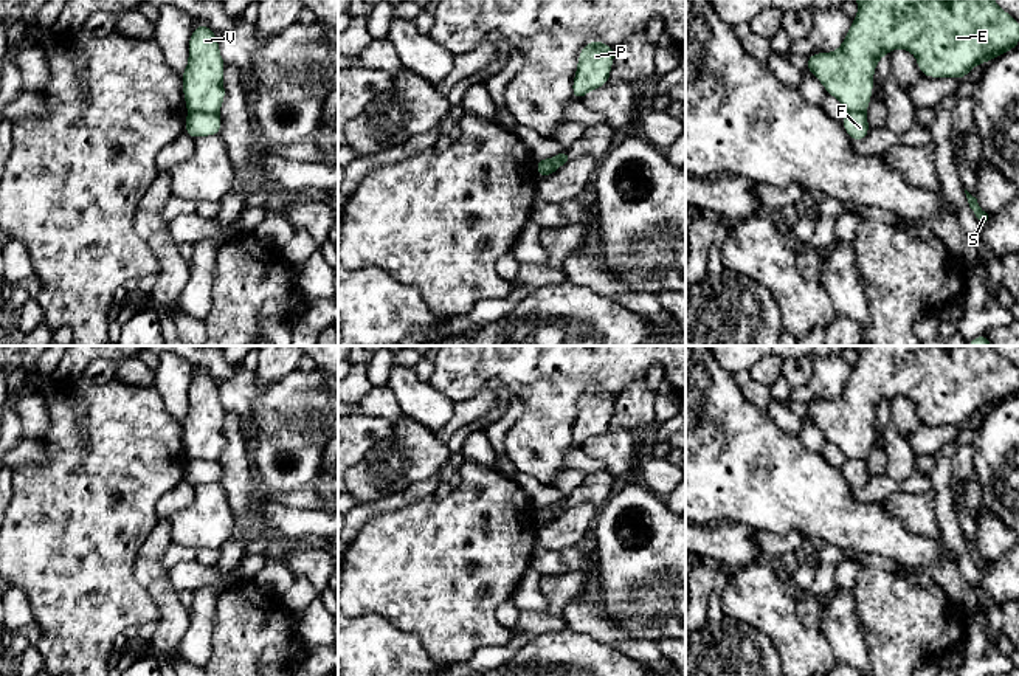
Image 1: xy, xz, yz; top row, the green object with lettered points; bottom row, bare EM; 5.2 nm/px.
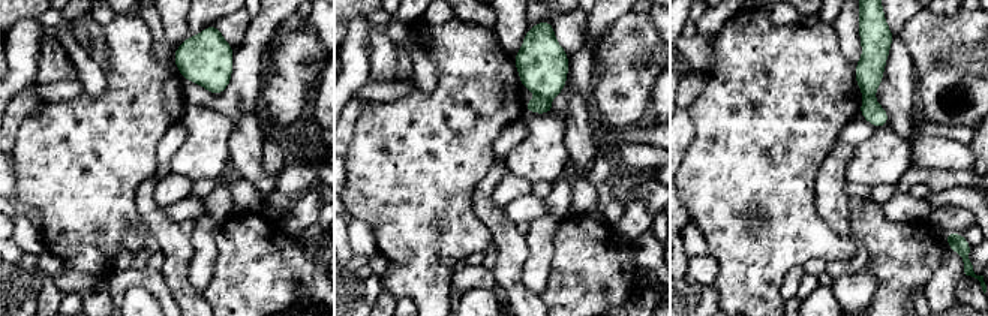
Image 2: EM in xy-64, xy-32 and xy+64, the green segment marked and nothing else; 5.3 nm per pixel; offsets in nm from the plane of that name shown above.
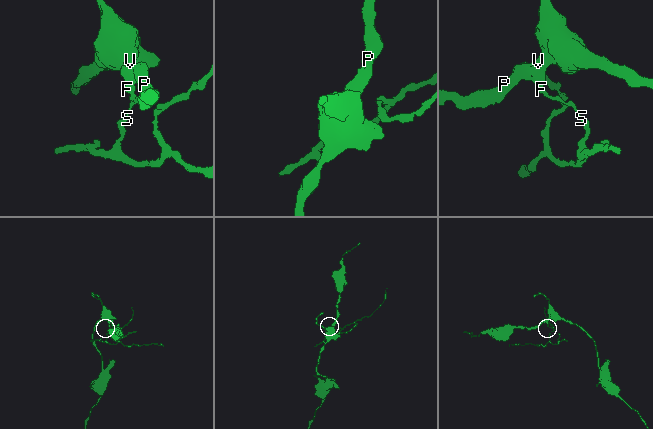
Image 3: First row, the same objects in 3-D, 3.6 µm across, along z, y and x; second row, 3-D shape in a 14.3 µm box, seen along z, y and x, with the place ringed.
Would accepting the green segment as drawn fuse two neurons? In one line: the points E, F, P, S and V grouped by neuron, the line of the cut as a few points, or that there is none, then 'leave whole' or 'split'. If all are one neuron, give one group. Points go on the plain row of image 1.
groups E P V / F S; cut xy (189, 456), (216, 461); split

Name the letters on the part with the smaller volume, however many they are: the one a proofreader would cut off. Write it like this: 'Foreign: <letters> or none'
Foreign: F, S

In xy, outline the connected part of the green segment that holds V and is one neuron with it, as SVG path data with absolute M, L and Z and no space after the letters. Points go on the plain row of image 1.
M206 371L192 375L188 402L188 414L180 422L185 453L192 459L217 460L226 443L226 411L219 398L219 385Z

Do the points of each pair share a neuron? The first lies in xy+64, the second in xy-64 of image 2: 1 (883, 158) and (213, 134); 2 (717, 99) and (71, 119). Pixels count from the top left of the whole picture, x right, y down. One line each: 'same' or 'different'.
1: same
2: same

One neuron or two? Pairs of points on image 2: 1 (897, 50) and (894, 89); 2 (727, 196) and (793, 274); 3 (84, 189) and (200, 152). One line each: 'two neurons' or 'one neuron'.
1: one neuron
2: two neurons
3: two neurons

